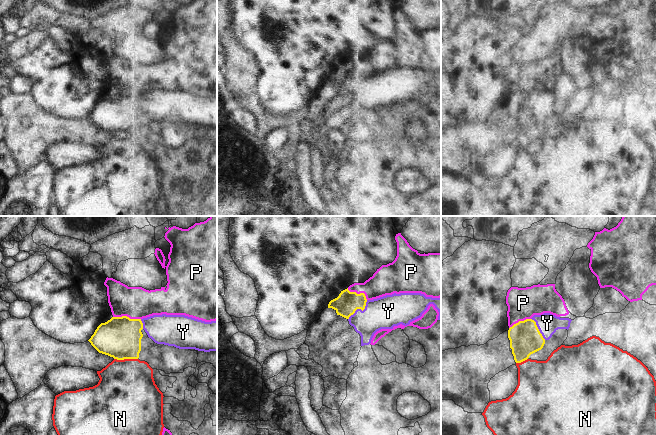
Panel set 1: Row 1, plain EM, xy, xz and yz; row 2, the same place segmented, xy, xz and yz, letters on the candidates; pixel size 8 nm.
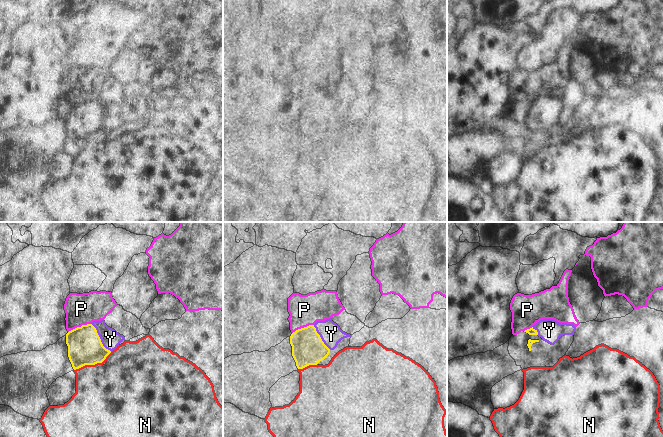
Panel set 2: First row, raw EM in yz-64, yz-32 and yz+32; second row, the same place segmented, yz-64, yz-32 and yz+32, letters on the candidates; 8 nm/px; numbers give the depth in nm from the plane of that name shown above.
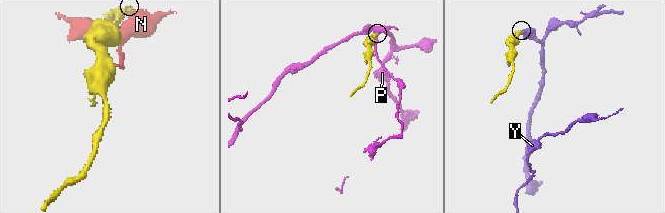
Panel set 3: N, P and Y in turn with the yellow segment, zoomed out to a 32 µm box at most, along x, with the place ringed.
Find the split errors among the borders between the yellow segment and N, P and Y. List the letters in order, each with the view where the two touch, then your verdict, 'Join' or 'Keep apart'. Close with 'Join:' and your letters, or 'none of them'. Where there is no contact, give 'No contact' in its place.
N: Touches yellow in xy. Keep apart
P: Touches yellow in xy. Keep apart
Y: Touches yellow in xz. Join
Join: Y

